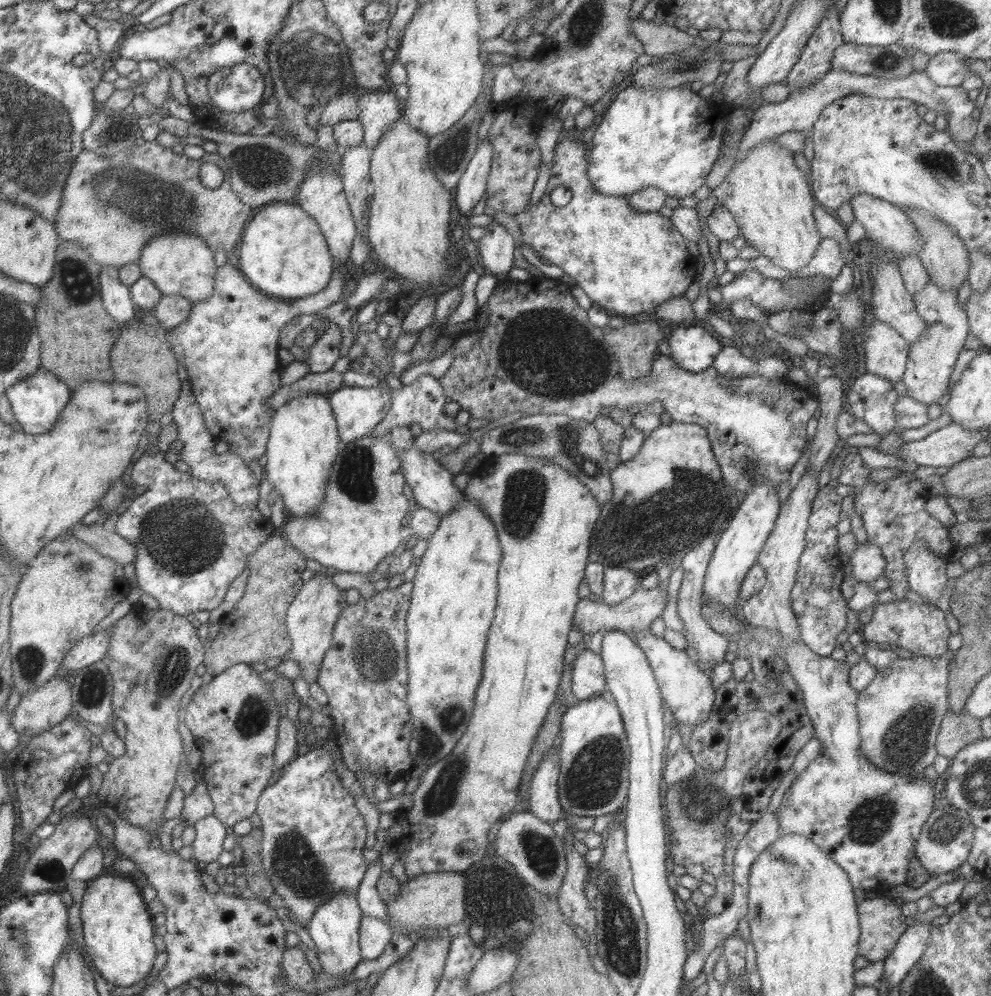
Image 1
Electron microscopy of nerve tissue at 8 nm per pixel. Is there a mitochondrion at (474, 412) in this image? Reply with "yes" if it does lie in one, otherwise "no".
no

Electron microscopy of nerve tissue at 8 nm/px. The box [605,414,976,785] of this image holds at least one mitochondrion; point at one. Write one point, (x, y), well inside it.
(904, 745)

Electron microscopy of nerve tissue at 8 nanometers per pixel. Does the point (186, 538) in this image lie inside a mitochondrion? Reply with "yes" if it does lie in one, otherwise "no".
yes

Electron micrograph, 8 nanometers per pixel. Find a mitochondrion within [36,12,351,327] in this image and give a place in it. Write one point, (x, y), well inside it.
(142, 201)

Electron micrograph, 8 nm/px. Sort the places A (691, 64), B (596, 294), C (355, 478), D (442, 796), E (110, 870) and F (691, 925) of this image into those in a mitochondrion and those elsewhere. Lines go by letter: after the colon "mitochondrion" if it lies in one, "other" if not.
A: mitochondrion
B: other
C: mitochondrion
D: mitochondrion
E: other
F: other

